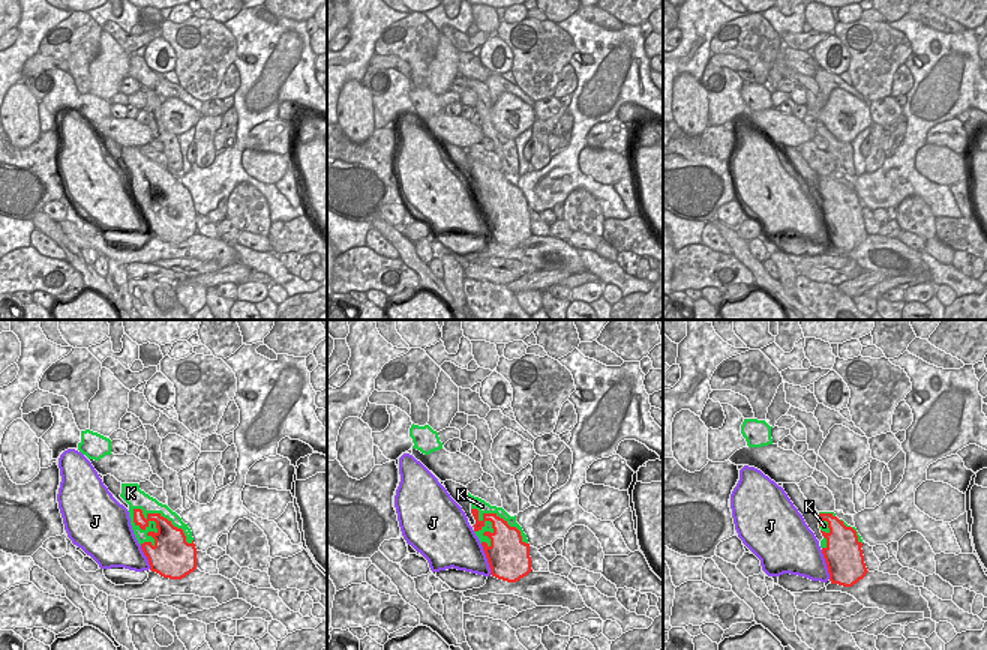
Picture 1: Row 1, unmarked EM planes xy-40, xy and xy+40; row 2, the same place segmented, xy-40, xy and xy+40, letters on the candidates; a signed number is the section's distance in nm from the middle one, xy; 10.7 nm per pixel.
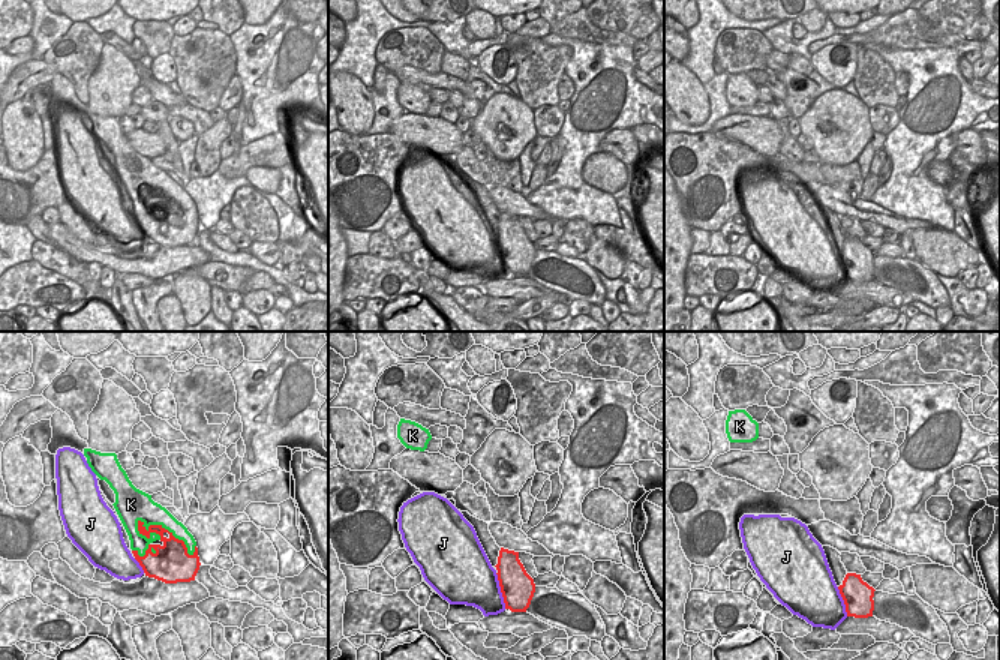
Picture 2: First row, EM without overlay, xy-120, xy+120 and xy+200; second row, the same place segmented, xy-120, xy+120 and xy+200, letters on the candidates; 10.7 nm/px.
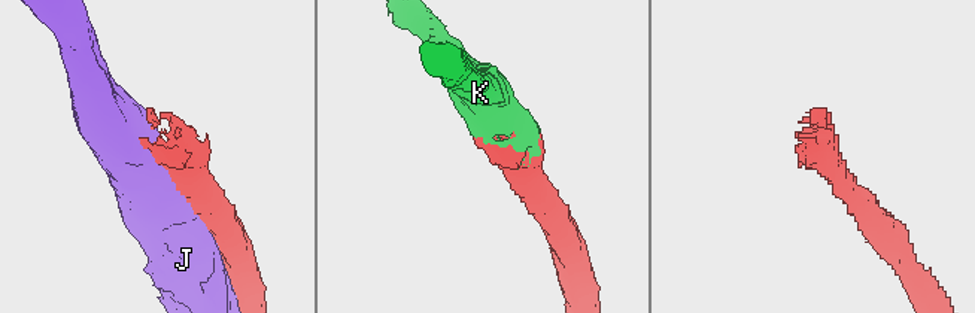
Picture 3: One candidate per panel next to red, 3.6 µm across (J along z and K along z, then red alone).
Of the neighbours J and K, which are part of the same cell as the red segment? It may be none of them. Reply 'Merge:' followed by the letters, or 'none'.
Merge: K.

